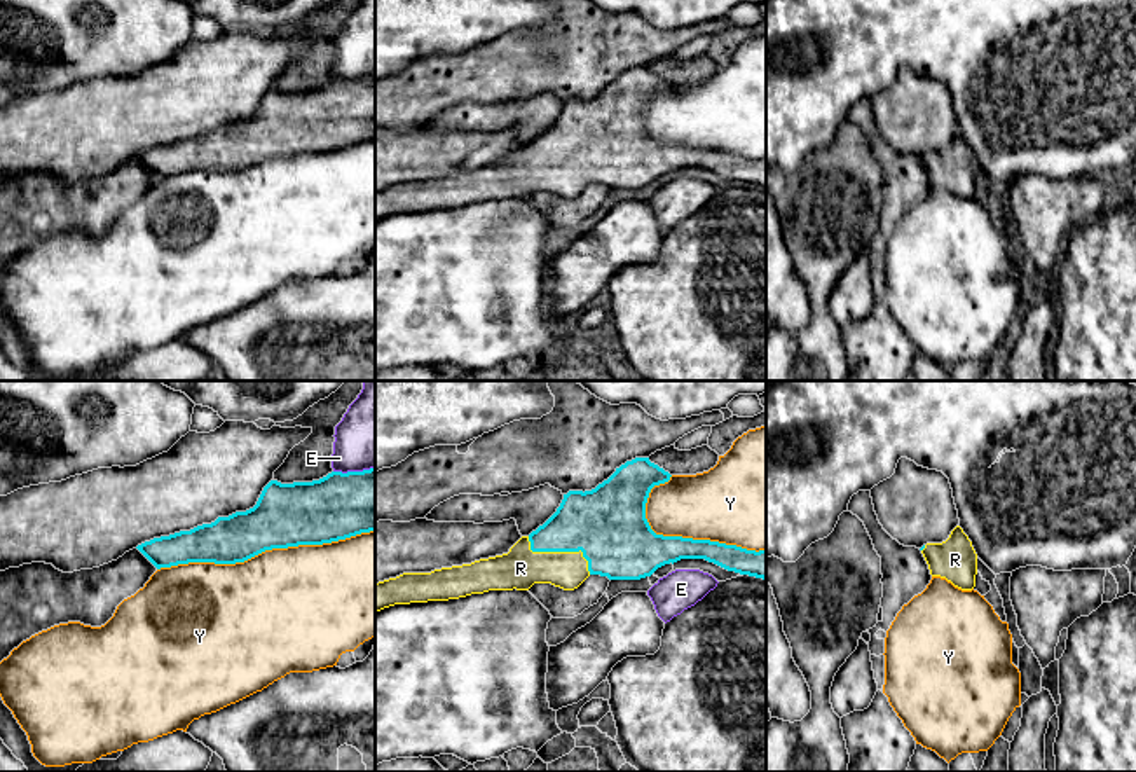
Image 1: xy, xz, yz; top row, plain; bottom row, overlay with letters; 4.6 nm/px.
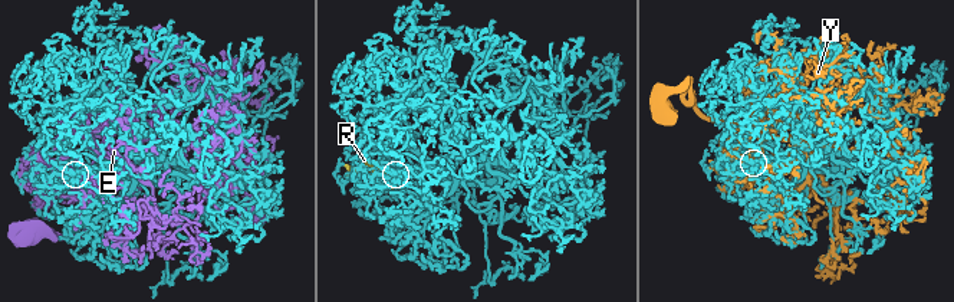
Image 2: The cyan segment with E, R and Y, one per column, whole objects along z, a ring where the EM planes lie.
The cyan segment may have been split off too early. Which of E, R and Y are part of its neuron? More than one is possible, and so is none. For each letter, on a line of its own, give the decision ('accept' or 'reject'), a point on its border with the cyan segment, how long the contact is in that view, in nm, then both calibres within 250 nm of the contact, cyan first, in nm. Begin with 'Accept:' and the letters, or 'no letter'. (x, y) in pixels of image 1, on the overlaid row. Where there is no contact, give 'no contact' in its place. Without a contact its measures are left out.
Accept: R
E: reject; meets cyan in xy at (353, 472); contact 190 nm long; 300 nm thick on the cyan side, 320 nm on the other
R: accept; meets cyan in xz at (561, 551); contact 340 nm long; 360 nm thick on the cyan side, 190 nm on the other
Y: reject; meets cyan in xy at (266, 549); contact 1000 nm long; 280 nm thick on the cyan side, 480 nm on the other

